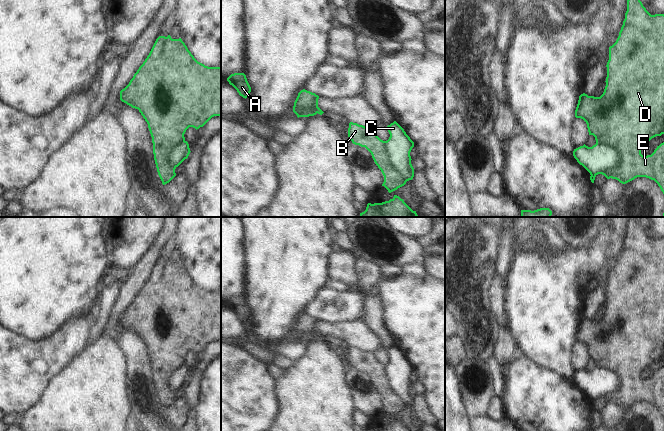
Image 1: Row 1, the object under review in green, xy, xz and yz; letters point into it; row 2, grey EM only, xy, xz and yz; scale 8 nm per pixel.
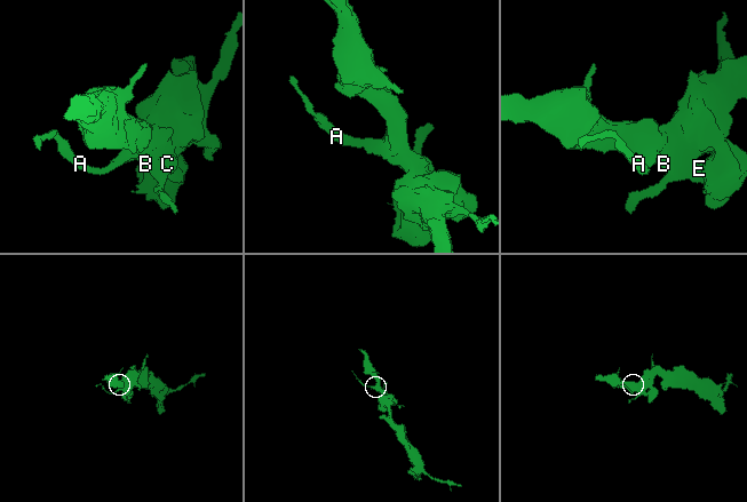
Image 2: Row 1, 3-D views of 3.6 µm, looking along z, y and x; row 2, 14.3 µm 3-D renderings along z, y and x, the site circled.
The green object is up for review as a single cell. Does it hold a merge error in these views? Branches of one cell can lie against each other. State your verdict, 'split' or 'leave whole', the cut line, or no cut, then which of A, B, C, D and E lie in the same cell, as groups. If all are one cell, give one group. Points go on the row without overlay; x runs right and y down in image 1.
split | yz (596, 366), (610, 369), (619, 381), (616, 388), (599, 397) | A B D E / C

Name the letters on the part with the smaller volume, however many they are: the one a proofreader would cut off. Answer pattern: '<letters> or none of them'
C

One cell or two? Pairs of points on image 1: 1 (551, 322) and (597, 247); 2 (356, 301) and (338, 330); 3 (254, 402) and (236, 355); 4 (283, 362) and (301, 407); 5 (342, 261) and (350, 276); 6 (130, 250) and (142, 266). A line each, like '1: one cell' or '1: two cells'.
1: one cell
2: two cells
3: one cell
4: two cells
5: one cell
6: two cells

